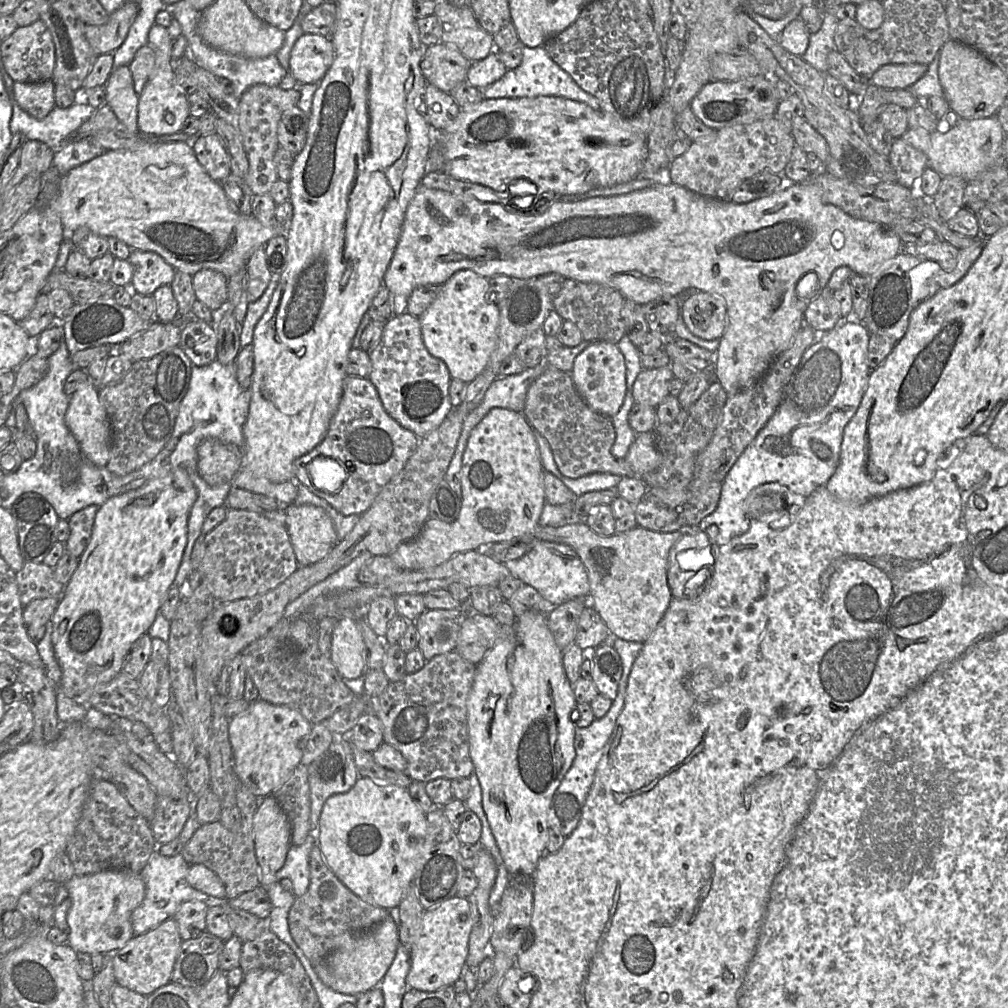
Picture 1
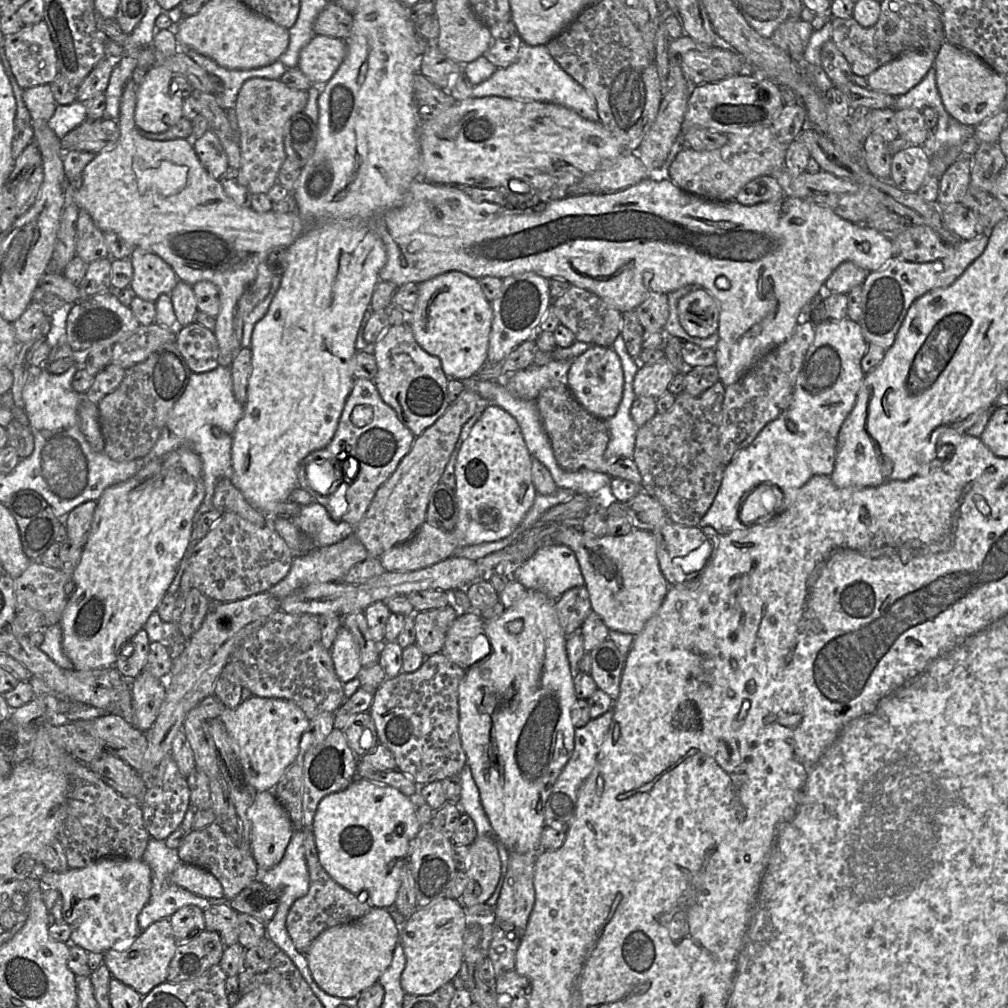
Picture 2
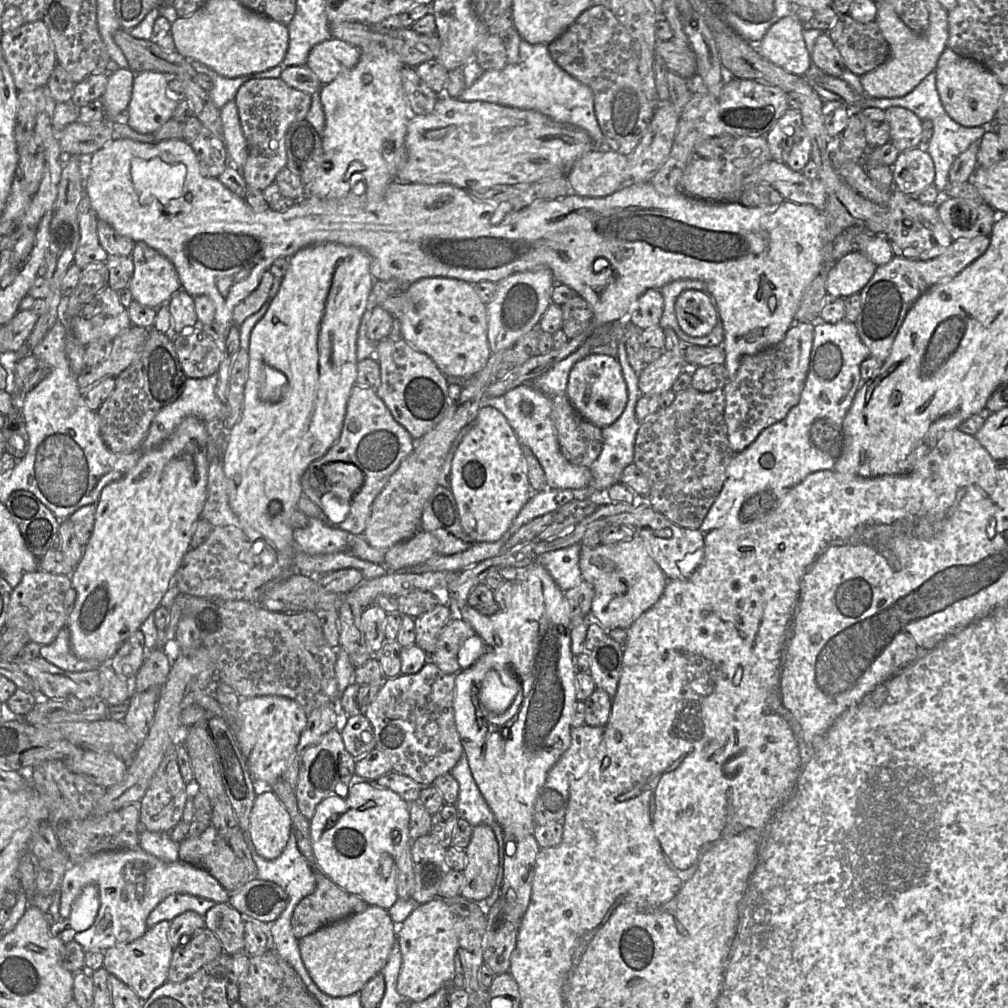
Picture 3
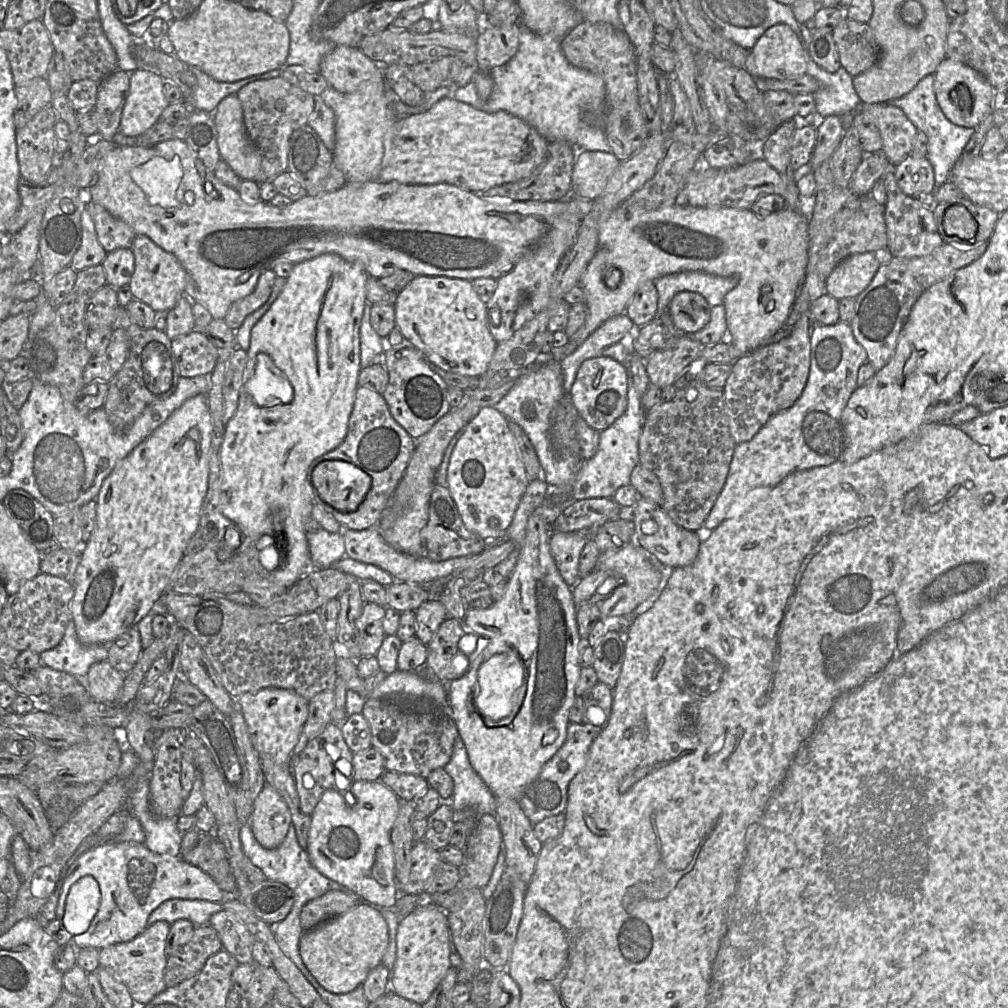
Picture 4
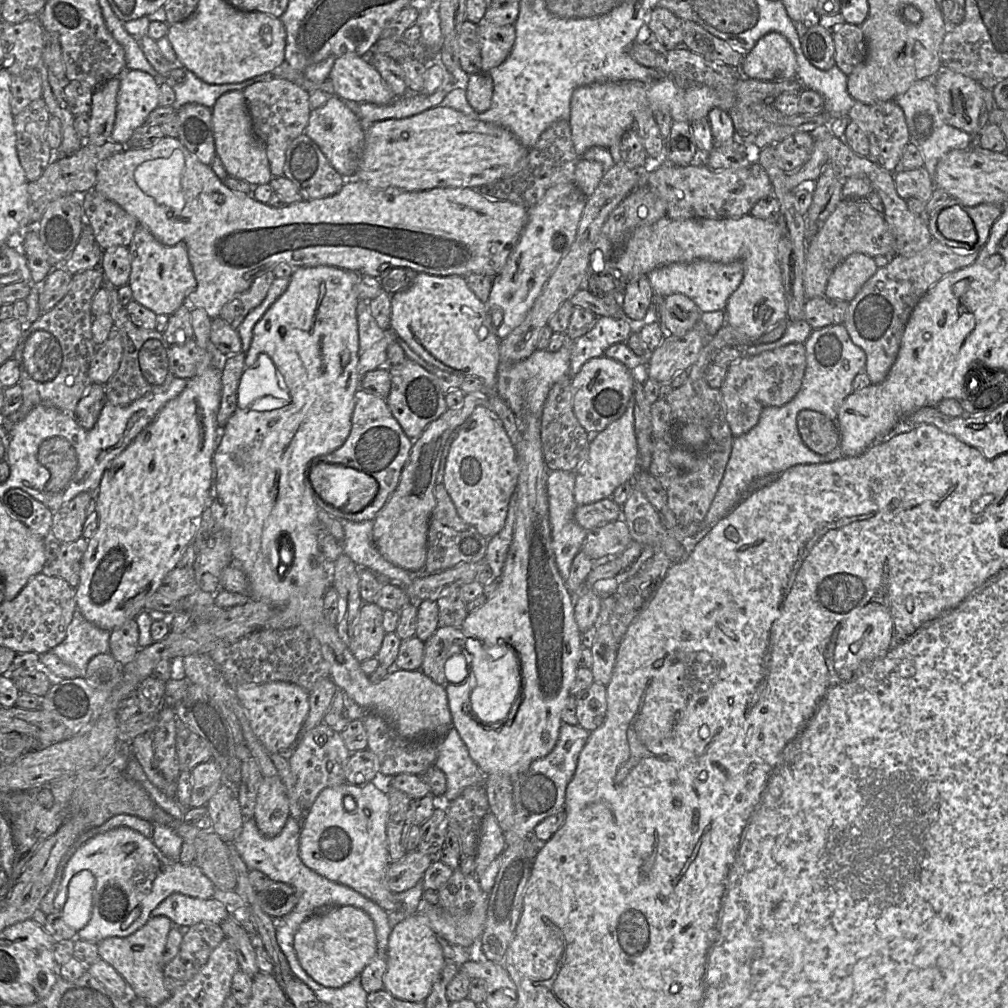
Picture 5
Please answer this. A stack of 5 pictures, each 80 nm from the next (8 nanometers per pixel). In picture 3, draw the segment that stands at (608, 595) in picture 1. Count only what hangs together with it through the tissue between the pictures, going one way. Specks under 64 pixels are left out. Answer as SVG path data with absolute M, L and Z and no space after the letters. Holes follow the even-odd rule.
M638 534L630 540L616 544L600 544L595 548L582 545L580 552L580 569L583 580L589 582L595 590L591 612L595 618L609 629L629 629L644 612L659 600L668 583L664 572L651 556L644 540Z

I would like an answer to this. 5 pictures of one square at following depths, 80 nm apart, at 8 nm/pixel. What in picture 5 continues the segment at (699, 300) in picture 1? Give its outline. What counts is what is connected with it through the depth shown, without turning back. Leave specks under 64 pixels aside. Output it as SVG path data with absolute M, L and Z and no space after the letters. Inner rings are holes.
M686 295L666 296L658 308L658 322L667 334L684 335L700 321L701 311Z

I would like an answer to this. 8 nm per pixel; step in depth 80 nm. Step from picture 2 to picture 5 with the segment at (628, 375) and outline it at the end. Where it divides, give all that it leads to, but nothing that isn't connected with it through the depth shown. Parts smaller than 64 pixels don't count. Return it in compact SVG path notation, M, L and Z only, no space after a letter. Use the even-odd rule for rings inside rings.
M635 397L629 400L625 413L609 424L604 430L592 434L589 451L574 471L576 480L574 498L577 505L585 505L611 498L615 489L621 484L633 480L638 467L638 445L635 434Z

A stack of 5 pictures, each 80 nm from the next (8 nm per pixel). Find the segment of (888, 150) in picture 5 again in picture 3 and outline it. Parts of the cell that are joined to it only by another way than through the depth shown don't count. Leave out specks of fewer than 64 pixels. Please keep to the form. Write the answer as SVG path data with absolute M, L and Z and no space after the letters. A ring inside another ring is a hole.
M896 106L886 109L884 112L890 126L890 143L899 152L920 146L922 121L915 113Z

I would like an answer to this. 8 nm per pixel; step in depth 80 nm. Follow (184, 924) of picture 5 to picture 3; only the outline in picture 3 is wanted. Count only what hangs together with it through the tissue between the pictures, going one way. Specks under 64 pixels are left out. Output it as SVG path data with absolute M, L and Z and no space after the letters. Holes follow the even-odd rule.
M172 894L151 911L146 921L147 928L163 920L171 922L176 916L186 911L194 911L204 917L207 911L215 905L216 903L212 900L190 894Z

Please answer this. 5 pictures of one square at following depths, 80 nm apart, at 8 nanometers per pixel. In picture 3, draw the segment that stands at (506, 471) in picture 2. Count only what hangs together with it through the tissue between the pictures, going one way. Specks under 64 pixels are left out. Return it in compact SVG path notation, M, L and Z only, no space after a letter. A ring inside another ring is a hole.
M482 406L470 425L470 430L458 446L452 460L450 489L466 533L475 542L495 542L509 530L524 505L539 491L534 491L530 485L522 445L502 412L492 406ZM418 531L404 542L393 545L385 552L388 572L407 571L438 554L438 540L427 531Z

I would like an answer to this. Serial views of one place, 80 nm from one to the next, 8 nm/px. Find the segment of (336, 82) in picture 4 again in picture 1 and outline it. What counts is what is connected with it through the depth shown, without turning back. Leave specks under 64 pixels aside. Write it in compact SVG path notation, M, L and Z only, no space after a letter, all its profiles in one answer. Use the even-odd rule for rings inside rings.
M302 34L295 42L289 59L289 73L299 84L320 82L334 60L329 37Z

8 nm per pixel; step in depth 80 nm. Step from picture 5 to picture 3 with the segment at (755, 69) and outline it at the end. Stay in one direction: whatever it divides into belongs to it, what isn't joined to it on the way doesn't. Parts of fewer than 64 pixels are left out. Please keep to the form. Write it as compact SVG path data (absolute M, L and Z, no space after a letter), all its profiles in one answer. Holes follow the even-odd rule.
M793 6L793 13L773 24L756 44L759 53L785 71L803 76L811 57L803 37L803 22Z

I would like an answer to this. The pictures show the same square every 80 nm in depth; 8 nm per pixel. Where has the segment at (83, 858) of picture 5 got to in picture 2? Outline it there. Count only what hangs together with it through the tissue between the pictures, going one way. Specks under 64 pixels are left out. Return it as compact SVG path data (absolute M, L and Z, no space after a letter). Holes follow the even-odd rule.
M102 858L84 868L68 868L63 873L45 871L40 879L62 896L62 917L71 928L69 945L80 946L87 952L105 953L116 945L123 946L140 934L138 915L150 899L152 884L151 869L143 859ZM181 864L172 873L171 881L207 899L226 899L219 880L209 871L194 865Z

